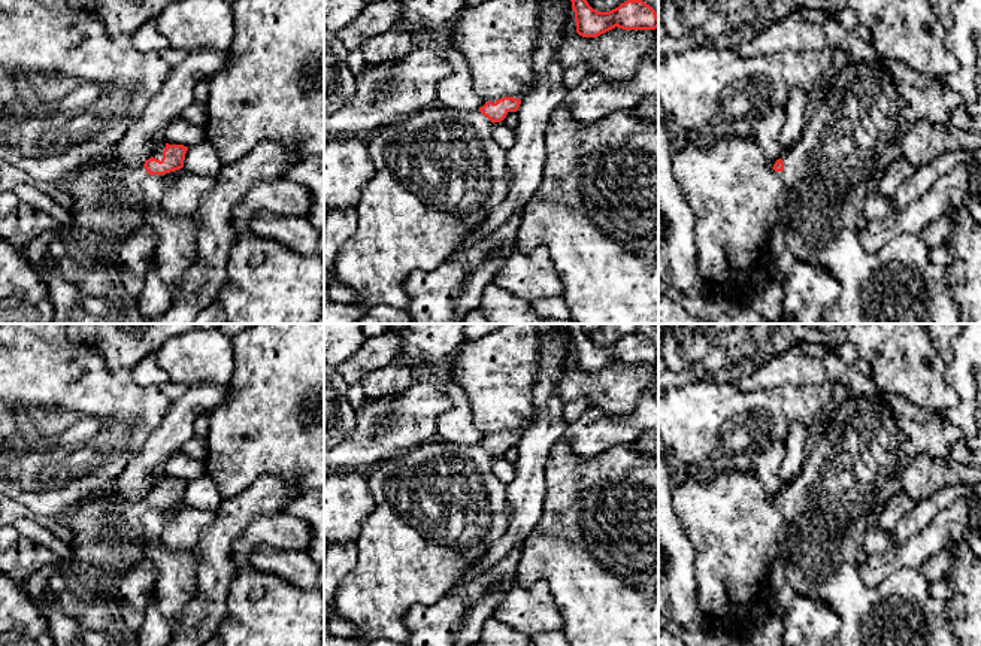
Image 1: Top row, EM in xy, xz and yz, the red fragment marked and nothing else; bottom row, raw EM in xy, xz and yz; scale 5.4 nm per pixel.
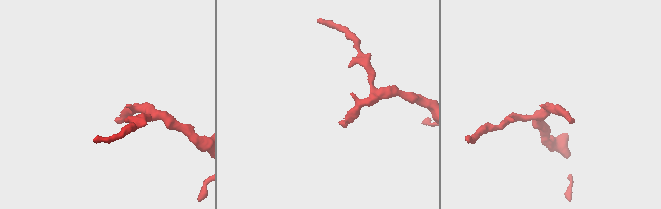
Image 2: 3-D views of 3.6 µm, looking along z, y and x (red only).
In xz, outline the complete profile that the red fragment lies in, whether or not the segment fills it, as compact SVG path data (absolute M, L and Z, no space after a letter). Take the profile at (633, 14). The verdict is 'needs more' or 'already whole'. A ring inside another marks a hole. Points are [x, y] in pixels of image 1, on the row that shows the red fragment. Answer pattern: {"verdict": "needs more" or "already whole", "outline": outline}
{"verdict": "already whole", "outline": "M570 0L575 12L576 33L582 37L597 37L615 27L623 30L655 30L658 16L642 0L627 0L609 12L597 12L587 0Z"}

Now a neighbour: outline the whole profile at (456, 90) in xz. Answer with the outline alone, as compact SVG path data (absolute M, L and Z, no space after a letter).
M449 46L445 52L449 64L449 75L439 81L436 87L437 103L460 110L475 110L485 104L485 98L476 94L472 85L472 73L464 55Z

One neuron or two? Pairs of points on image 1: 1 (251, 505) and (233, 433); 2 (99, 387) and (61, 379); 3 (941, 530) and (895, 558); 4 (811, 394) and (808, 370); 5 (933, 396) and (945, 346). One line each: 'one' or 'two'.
1: two
2: one
3: one
4: two
5: two

